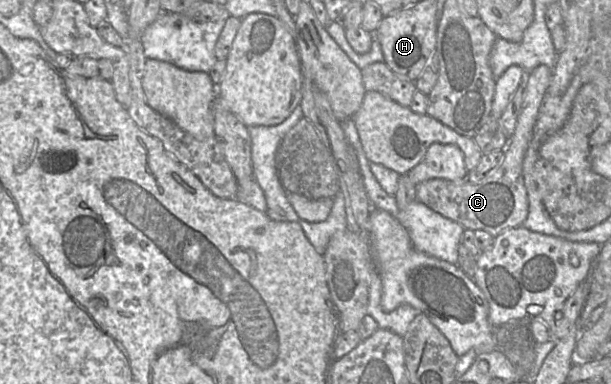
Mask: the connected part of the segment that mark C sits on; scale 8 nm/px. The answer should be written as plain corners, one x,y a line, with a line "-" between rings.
540,65
524,75
525,96
516,129
509,142
505,156
486,178
479,182
445,180
434,178
417,186
415,201
463,227
464,230
484,231
497,236
507,229
522,226
529,214
529,198
523,179
523,163
541,106
551,85
553,68

